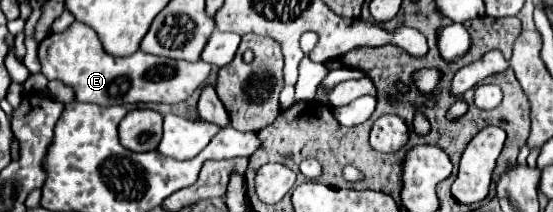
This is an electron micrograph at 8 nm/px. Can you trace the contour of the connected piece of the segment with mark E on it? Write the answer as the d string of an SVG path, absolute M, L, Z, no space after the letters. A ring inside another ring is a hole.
M77 21L69 25L63 33L51 33L39 43L39 61L43 65L41 73L47 79L59 79L65 85L71 85L77 93L77 101L97 103L97 105L123 105L123 103L149 103L149 101L151 103L179 103L179 101L189 99L195 89L201 89L211 73L211 65L205 61L189 63L189 61L177 61L169 57L147 55L143 51L137 51L135 55L129 55L129 57L105 55L95 31Z

